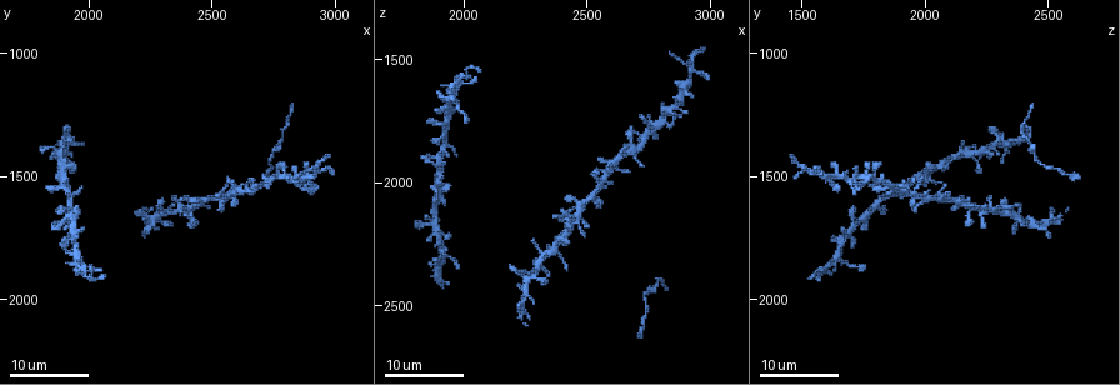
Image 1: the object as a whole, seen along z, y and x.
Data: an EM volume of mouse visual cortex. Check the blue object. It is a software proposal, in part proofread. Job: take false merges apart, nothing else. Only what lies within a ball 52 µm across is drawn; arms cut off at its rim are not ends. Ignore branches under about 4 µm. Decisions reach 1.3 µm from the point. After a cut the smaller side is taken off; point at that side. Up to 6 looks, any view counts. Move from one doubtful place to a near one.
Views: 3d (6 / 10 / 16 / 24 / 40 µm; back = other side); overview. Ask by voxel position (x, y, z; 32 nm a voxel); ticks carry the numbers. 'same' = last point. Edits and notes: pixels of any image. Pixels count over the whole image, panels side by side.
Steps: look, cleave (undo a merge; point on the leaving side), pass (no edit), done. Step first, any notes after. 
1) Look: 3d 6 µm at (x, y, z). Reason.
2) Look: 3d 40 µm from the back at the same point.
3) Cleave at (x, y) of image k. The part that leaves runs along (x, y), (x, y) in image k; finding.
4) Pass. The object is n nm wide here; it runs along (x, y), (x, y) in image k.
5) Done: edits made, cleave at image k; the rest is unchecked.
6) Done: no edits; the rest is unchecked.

Look: 3d 24 µm at (2380, 1640, 2280). Thin arm on a thick one.

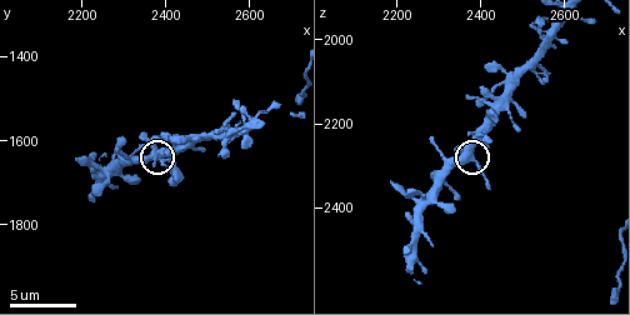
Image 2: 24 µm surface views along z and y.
Look: 3d 6 µm at the same point. Zoom in.

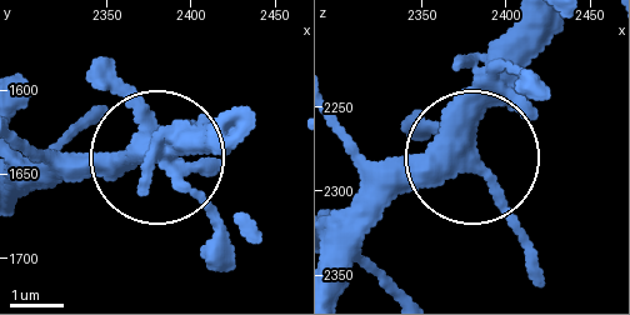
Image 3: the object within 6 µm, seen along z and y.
Look: 3d 6 µm from the back at the same point. Other side.

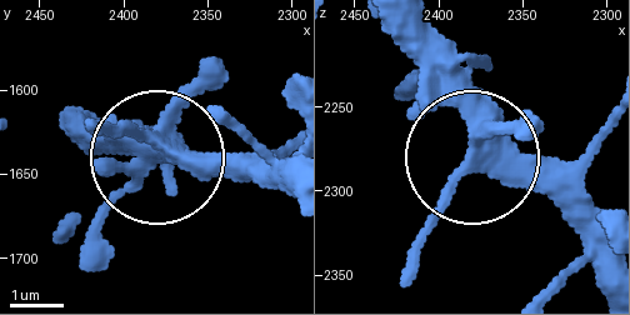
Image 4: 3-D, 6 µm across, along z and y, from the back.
Pass. The side arm is 25 µm long; all the same neuron.

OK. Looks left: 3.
Look: 3d 10 µm at (2260, 1685, 2400). Four-way junction.

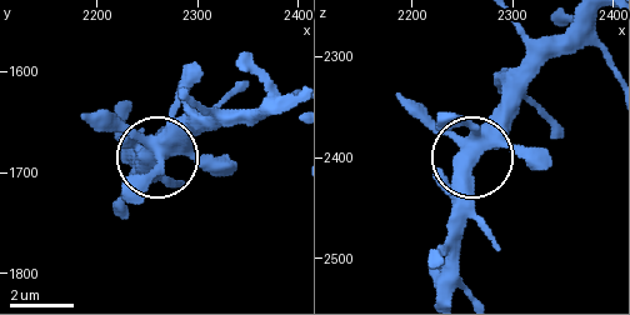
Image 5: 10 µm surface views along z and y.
Pass. All the same neuron.

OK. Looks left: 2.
Look: 3d 16 µm at (1910, 1420, 2210). Four or more arms meet.

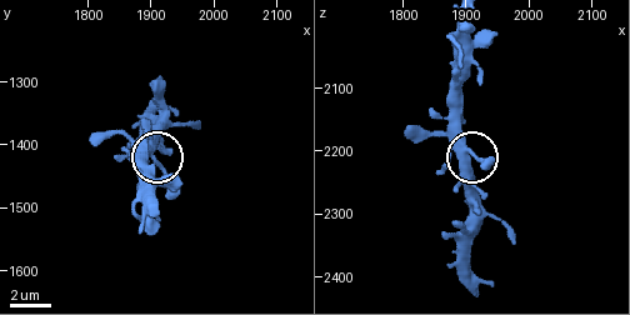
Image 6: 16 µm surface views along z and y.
Look: 3d 10 µm at (1905, 1415, 2195).

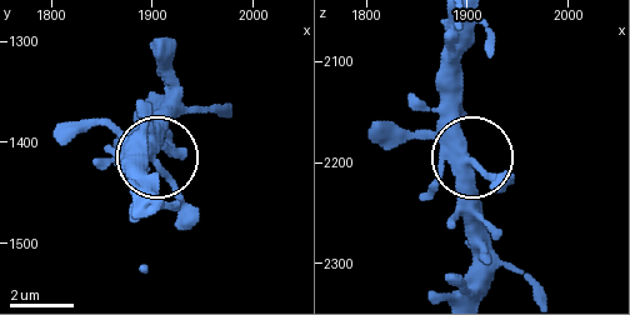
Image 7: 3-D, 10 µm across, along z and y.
Pass. The object is 350 nm wide here; one neuron here.

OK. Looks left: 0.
Done: no edits; the rest is unchecked.

